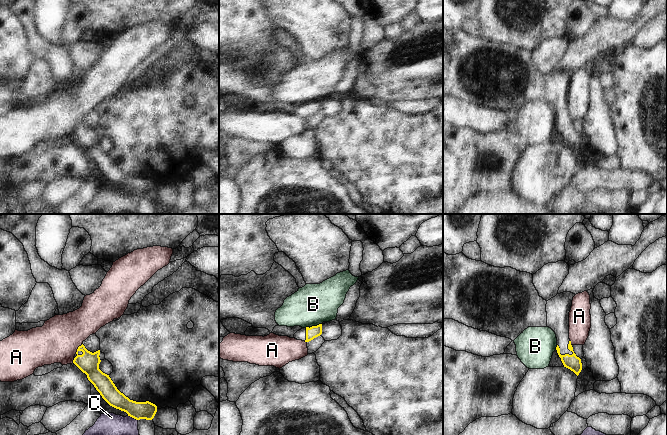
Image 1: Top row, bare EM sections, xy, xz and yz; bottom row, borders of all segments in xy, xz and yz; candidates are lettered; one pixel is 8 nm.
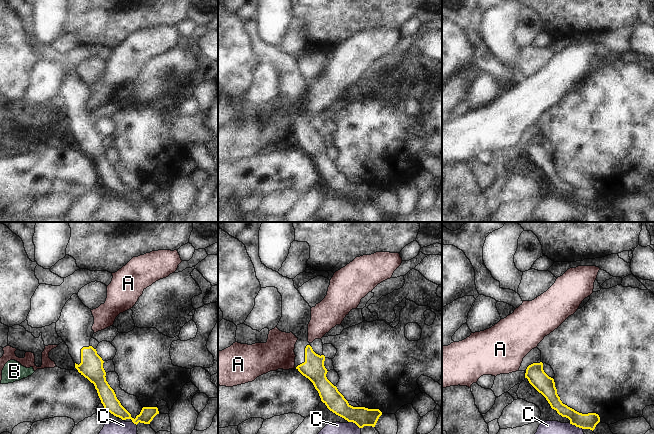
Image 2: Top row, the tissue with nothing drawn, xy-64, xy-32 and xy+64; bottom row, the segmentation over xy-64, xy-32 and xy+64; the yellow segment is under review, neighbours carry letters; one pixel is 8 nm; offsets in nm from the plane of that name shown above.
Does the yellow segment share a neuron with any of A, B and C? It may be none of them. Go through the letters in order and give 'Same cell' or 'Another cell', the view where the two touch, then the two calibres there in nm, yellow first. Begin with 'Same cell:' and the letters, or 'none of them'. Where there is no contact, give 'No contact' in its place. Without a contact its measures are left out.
Same cell: none of them
A: Another cell. Touches yellow in xy. Thickness 170 nm (yellow) against 340 nm
B: Another cell. Touches yellow in xz. Thickness 90 nm (yellow) against 320 nm
C: Another cell. Touches yellow in xy. Thickness 140 nm (yellow) against 380 nm

